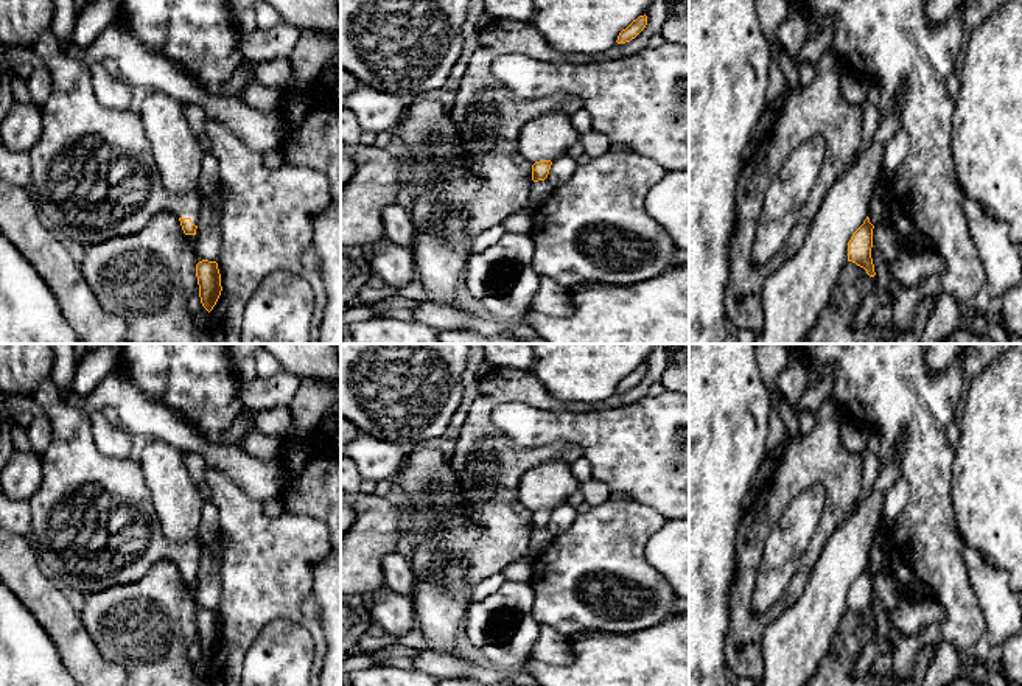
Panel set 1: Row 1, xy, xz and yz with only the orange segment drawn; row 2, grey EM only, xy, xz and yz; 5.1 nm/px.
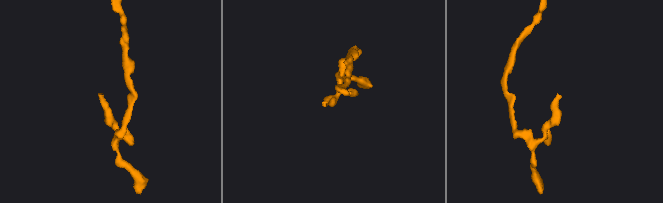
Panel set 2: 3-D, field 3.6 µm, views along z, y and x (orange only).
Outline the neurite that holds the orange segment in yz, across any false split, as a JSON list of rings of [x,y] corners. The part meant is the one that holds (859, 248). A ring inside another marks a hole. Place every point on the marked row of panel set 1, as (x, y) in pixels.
[[[888,184],[879,185],[873,193],[870,213],[863,224],[852,233],[848,243],[848,261],[863,268],[870,277],[874,277],[874,264],[871,258],[873,229],[887,221],[885,204],[891,187]]]

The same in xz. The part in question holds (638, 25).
[[[639,16],[633,20],[625,30],[622,30],[618,36],[618,44],[625,44],[635,39],[647,25],[647,16]]]

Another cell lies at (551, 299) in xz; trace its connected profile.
[[[540,277],[530,310],[554,317],[568,317],[572,314],[571,291],[565,289],[552,278]]]

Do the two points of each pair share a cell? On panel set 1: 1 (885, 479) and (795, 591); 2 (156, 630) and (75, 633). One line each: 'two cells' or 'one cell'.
1: two cells
2: two cells

